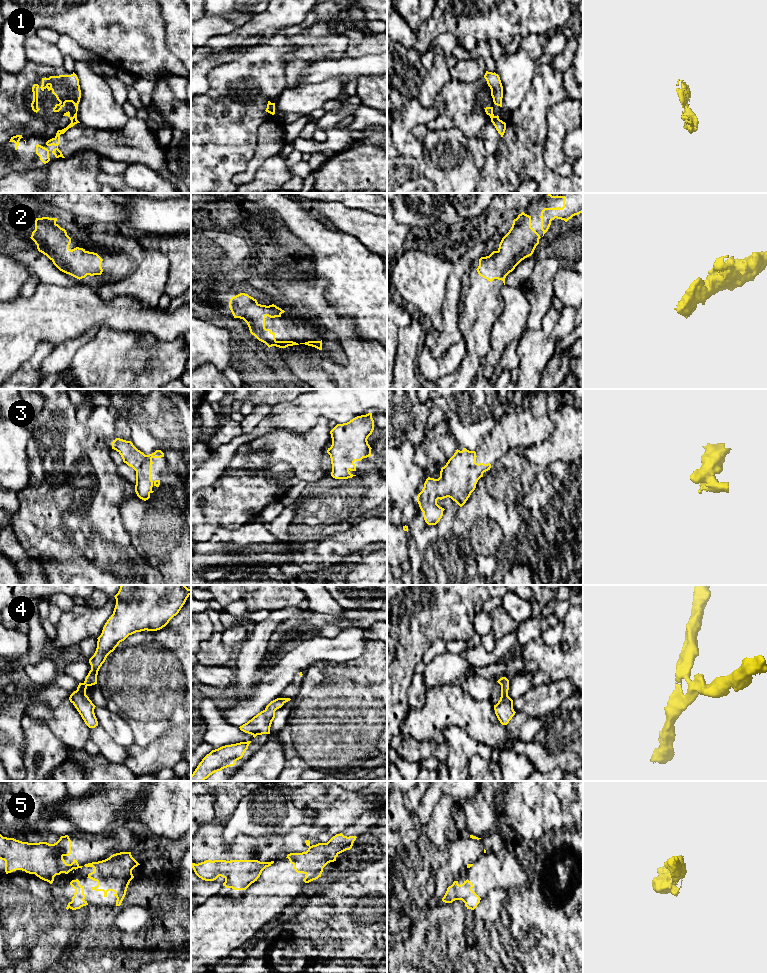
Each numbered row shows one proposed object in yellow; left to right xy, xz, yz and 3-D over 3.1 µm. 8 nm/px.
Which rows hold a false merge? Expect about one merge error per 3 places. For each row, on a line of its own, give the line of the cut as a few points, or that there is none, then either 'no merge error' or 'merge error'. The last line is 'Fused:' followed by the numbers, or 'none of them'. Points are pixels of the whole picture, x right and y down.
1: cut in yz along (498, 118), (491, 121); merge error
2: no cut; no merge error
3: no cut; no merge error
4: no cut; no merge error
5: cut in yz along (471, 864), (468, 867); merge error
Fused: 1, 5

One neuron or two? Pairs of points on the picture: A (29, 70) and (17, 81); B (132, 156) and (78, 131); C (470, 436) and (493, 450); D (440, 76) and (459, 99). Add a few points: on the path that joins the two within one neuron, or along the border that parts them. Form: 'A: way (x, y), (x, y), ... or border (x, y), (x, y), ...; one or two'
A: way (26, 73), (20, 79); one
B: way (119, 147), (91, 140); one
C: border (496, 424), (474, 450); two
D: border (451, 78), (439, 93); two

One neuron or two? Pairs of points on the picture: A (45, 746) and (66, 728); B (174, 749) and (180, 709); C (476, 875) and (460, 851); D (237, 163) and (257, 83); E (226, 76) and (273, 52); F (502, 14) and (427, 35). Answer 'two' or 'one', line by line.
A: two
B: two
C: two
D: one
E: one
F: one

